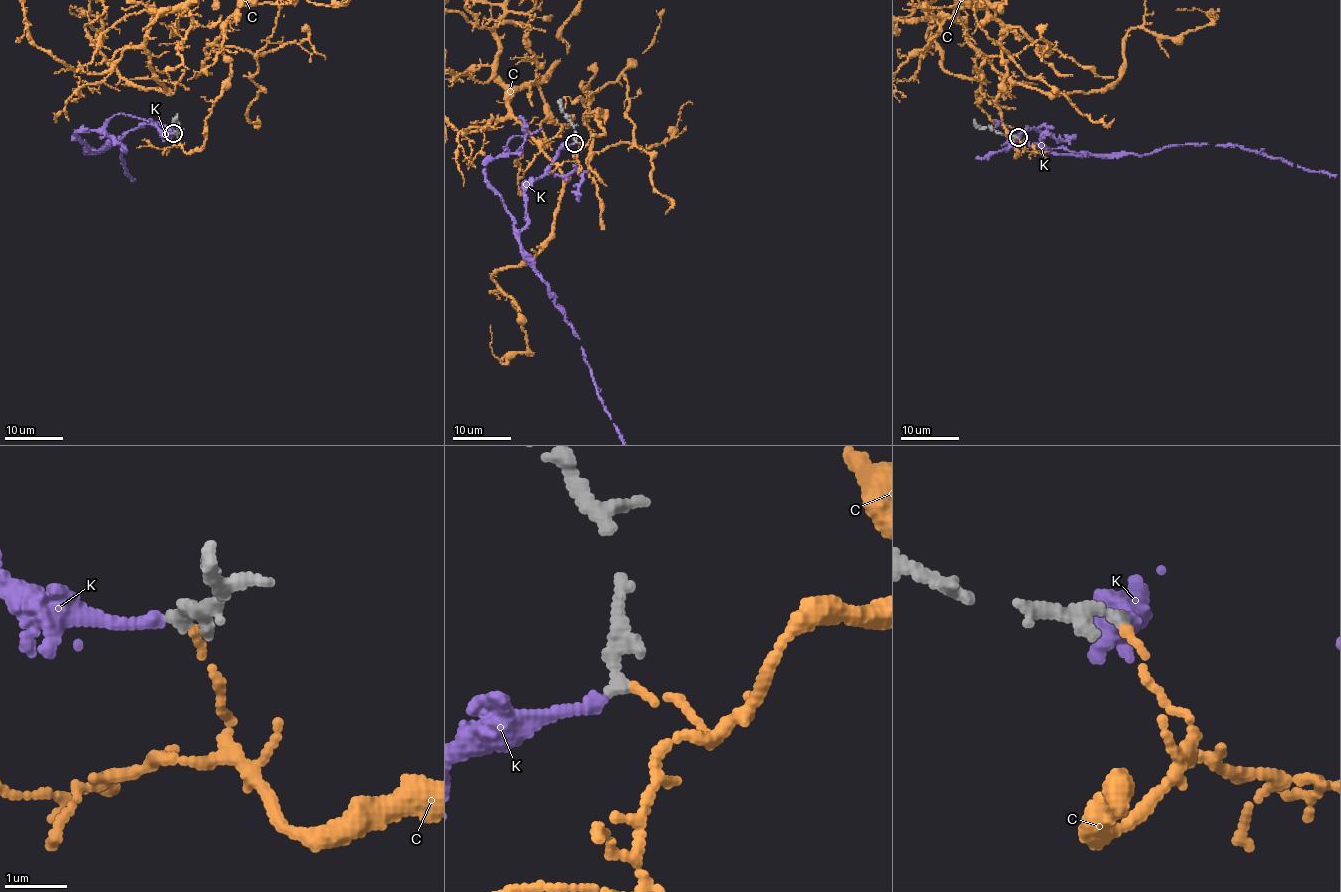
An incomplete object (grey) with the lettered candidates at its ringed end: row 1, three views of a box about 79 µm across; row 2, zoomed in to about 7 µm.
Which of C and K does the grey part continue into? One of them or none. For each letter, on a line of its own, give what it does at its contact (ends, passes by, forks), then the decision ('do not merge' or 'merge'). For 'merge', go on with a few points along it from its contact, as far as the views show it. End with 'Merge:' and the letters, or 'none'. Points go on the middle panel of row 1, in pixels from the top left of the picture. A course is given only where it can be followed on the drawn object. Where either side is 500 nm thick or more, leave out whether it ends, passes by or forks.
C: it ends | do not merge
K: it ends | merge | via (573, 143), (558, 151), (525, 190), (526, 226), (519, 233), (519, 248), (579, 339), (599, 400)
Merge: K

